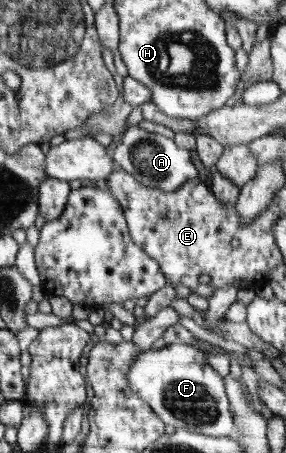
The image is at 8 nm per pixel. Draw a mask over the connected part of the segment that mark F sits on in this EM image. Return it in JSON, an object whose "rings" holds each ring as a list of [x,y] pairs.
{"rings":[[[174,343],[139,353],[127,373],[127,382],[164,423],[177,430],[200,432],[210,437],[229,437],[235,433],[225,378],[207,364],[203,350],[196,346]]]}

